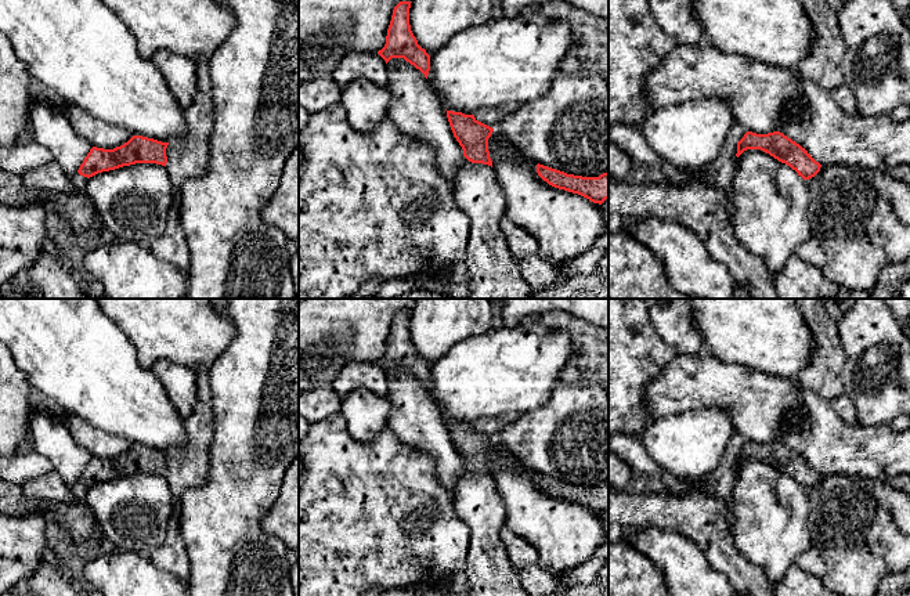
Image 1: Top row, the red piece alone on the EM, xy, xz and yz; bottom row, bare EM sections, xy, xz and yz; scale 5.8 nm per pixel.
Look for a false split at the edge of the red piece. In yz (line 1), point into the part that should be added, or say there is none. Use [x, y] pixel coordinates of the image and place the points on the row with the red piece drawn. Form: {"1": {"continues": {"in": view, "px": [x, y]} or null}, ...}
{"1": {"continues": null}}

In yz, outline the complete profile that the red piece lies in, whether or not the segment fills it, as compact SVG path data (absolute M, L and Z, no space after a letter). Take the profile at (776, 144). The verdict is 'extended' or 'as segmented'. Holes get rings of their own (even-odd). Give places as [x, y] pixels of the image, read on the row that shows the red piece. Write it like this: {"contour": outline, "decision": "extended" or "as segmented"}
{"contour": "M747 131L737 142L736 156L739 158L747 149L761 149L769 153L795 170L804 180L815 177L821 167L805 148L780 131L768 134Z", "decision": "as segmented"}

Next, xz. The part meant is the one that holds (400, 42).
{"contour": "M400 1L391 15L387 29L386 44L378 54L386 61L404 58L419 69L427 79L430 71L430 55L418 44L409 25L411 1Z", "decision": "as segmented"}

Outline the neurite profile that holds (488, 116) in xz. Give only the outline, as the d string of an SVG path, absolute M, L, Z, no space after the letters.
M502 104L494 109L480 109L474 113L476 120L494 127L505 116L512 115L520 109L521 104Z

